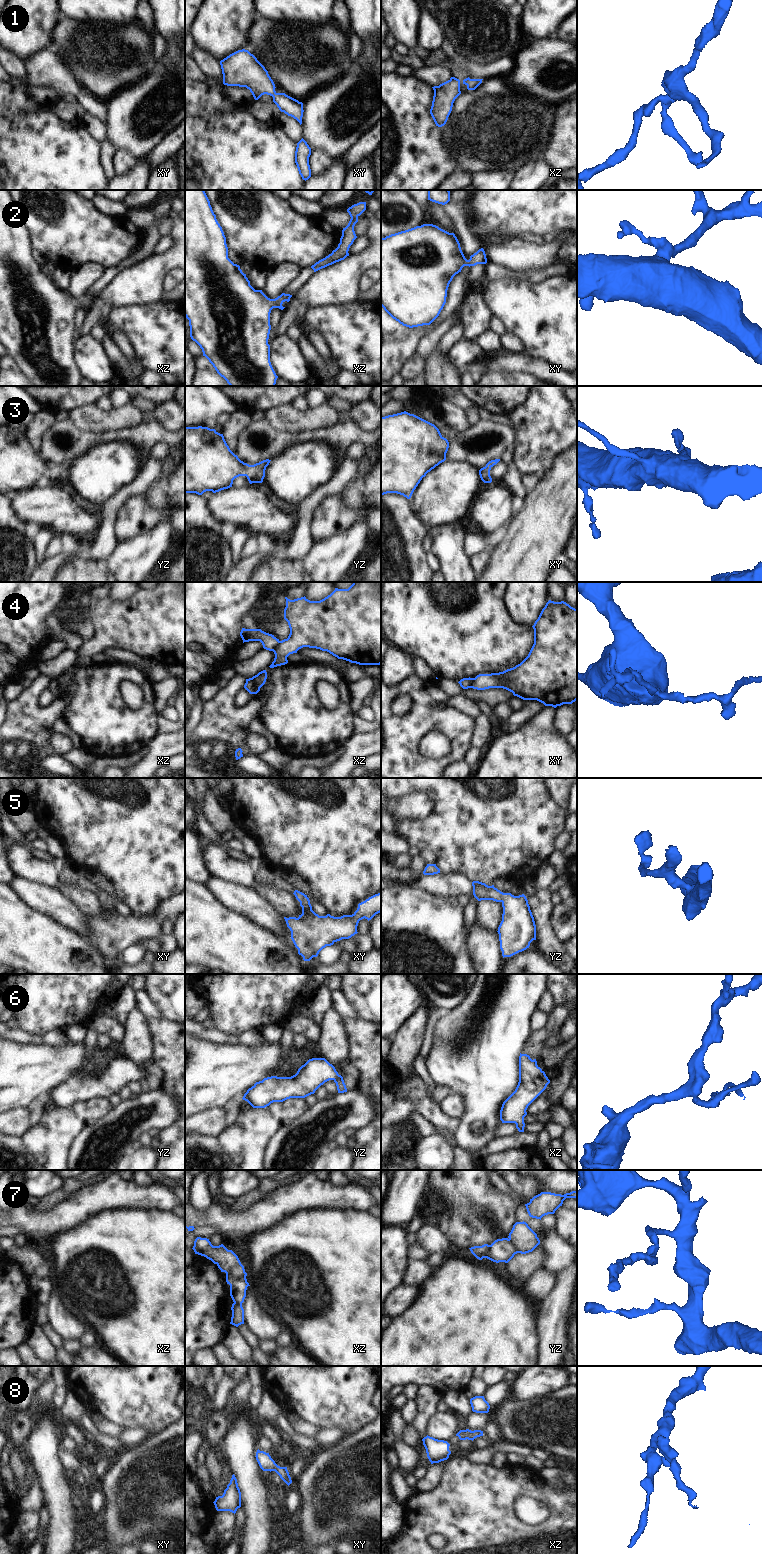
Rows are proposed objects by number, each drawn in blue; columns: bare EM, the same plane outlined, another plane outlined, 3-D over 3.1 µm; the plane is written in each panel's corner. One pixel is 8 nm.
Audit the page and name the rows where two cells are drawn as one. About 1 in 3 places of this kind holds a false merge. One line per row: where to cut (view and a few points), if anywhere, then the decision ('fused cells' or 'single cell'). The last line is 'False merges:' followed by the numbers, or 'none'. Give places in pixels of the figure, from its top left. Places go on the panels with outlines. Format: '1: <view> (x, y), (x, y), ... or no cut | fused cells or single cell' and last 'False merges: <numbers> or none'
1: no cut | single cell
2: no cut | single cell
3: no cut | single cell
4: xz (280, 641), (272, 650) | fused cells
5: no cut | single cell
6: no cut | single cell
7: yz (508, 1239), (518, 1252) | fused cells
8: no cut | single cell
False merges: 4, 7

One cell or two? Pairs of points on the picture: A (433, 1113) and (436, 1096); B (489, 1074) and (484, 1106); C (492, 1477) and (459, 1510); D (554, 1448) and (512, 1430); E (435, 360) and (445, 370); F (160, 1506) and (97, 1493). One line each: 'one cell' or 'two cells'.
A: two cells
B: one cell
C: one cell
D: one cell
E: one cell
F: two cells

